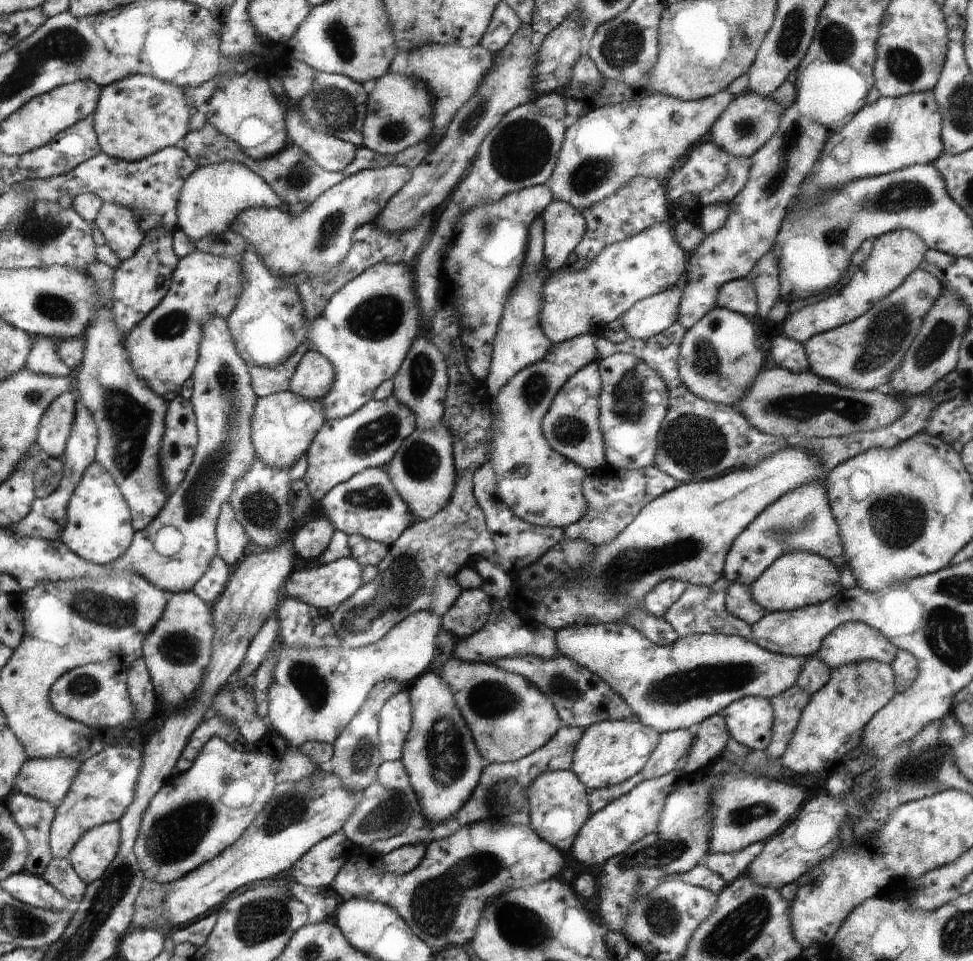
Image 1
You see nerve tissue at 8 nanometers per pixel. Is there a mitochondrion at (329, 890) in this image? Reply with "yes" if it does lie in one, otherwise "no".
no

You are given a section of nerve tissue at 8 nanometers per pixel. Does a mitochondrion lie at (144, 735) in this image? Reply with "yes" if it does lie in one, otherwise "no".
no

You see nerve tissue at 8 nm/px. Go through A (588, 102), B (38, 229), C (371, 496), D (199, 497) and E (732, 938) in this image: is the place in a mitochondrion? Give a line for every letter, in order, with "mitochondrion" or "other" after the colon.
A: other
B: mitochondrion
C: mitochondrion
D: mitochondrion
E: mitochondrion

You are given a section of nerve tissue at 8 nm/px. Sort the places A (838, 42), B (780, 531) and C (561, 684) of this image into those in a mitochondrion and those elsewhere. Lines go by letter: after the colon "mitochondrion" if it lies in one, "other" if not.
A: mitochondrion
B: mitochondrion
C: mitochondrion

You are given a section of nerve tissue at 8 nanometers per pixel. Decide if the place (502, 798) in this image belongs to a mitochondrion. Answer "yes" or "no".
yes

